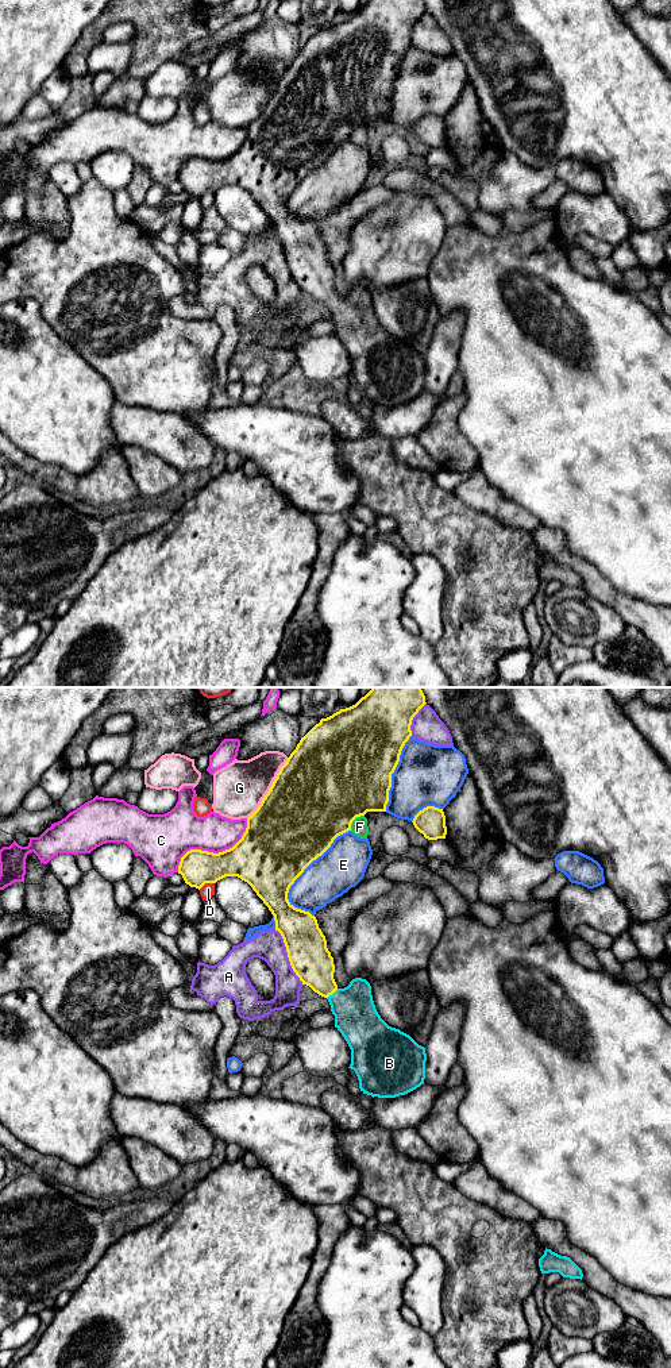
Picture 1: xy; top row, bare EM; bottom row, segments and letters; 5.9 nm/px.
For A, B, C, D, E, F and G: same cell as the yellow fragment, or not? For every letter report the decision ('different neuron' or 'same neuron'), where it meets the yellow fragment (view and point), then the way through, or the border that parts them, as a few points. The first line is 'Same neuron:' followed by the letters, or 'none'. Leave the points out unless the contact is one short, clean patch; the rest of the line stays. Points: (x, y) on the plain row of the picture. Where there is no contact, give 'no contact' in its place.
Same neuron: B
A: different neuron | xy (288, 265)
B: same neuron | xy (332, 301) | across xy (309, 266), (321, 291), (332, 301), (357, 327)
C: different neuron | xy (212, 161)
D: different neuron | xy (205, 191)
E: different neuron | xy (309, 172)
F: different neuron | xy (354, 127)
G: different neuron | xy (270, 97)

